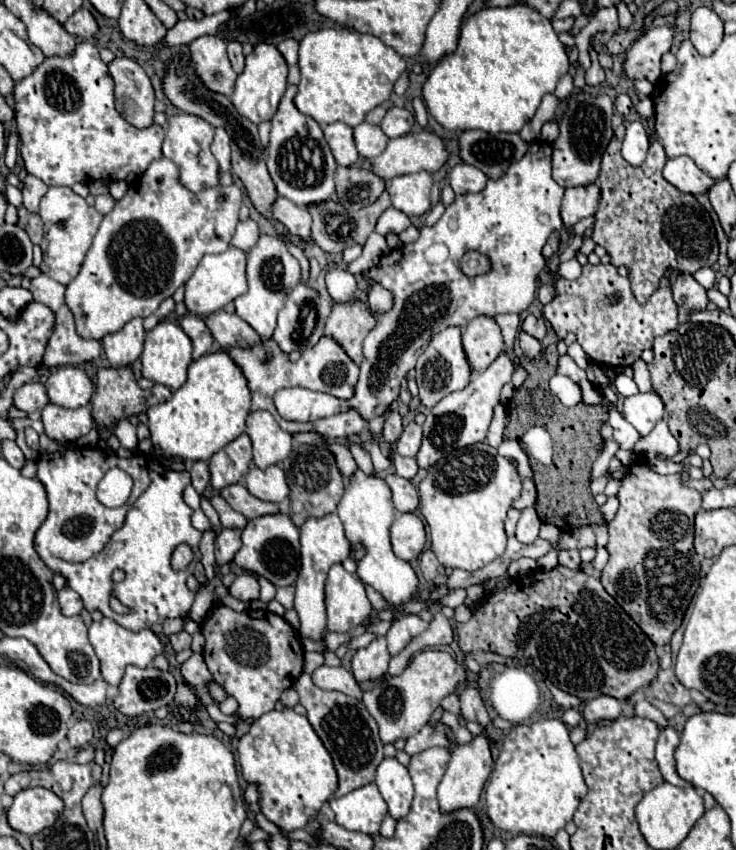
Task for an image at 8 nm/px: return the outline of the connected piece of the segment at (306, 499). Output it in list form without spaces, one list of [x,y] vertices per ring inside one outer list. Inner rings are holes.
[[[301,444],[289,454],[289,458],[281,464],[281,468],[283,472],[287,472],[287,484],[291,488],[289,516],[297,526],[301,526],[307,516],[325,516],[329,512],[335,512],[335,506],[345,492],[345,482],[343,482],[343,474],[337,468],[335,456],[329,448]]]

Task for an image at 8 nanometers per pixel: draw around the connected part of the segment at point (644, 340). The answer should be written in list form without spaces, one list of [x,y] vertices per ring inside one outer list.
[[[587,264],[583,266],[583,274],[577,280],[565,280],[559,278],[555,280],[555,290],[557,296],[543,306],[543,316],[551,322],[551,328],[555,330],[555,334],[559,338],[565,338],[567,332],[573,332],[577,336],[577,342],[581,344],[581,348],[585,350],[587,358],[597,364],[597,366],[613,366],[613,368],[627,368],[631,364],[635,364],[635,360],[641,356],[643,350],[653,348],[653,340],[657,336],[663,336],[671,330],[677,328],[679,320],[677,320],[677,304],[673,302],[673,294],[671,288],[659,288],[649,300],[647,304],[637,304],[629,280],[619,276],[617,268],[613,264]]]

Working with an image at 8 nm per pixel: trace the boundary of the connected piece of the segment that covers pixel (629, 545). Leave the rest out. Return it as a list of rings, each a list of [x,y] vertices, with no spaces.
[[[635,460],[621,478],[617,498],[619,510],[609,524],[609,542],[605,546],[609,562],[601,572],[601,584],[653,640],[653,644],[663,646],[681,626],[683,614],[699,586],[699,558],[693,548],[693,518],[701,508],[701,492],[685,486],[681,474],[663,476],[653,472],[645,460]]]

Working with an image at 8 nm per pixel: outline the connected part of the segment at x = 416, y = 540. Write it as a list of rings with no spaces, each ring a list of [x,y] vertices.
[[[401,514],[395,518],[391,526],[391,544],[395,556],[401,560],[417,560],[425,546],[425,528],[419,516],[415,514]]]

